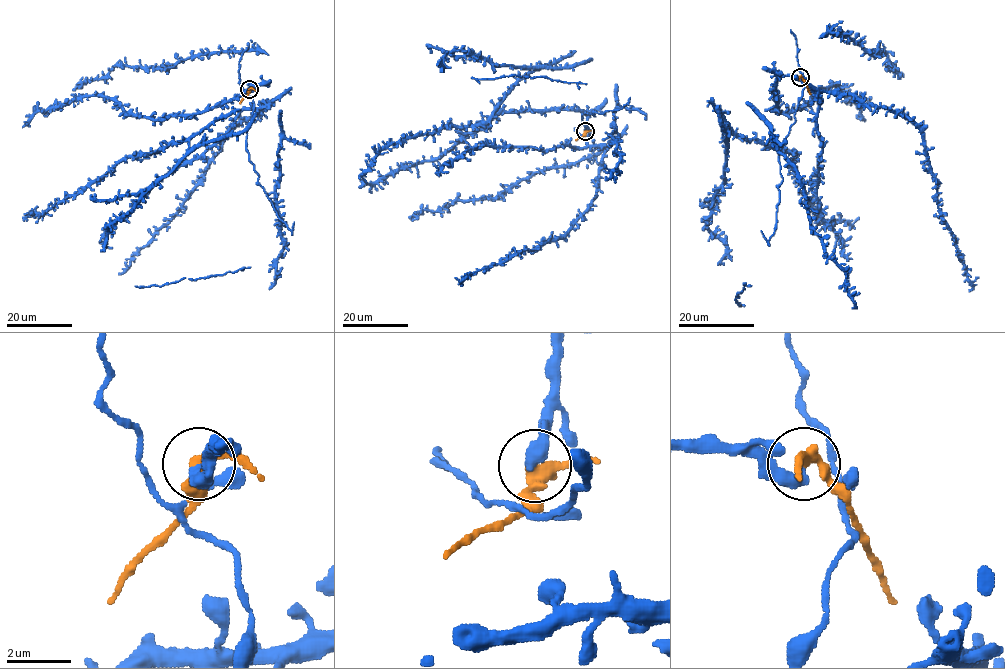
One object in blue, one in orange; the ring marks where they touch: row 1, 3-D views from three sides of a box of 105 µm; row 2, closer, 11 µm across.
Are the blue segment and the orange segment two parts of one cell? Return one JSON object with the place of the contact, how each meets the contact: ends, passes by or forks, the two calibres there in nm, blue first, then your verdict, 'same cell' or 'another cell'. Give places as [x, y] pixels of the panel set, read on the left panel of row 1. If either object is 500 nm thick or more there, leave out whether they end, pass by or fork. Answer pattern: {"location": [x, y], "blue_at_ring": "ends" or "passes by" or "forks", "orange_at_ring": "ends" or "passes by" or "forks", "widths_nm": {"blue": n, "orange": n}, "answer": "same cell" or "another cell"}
{"location": [249, 89], "blue_at_ring": "ends", "orange_at_ring": "passes by", "widths_nm": {"blue": 440, "orange": 320}, "answer": "another cell"}

